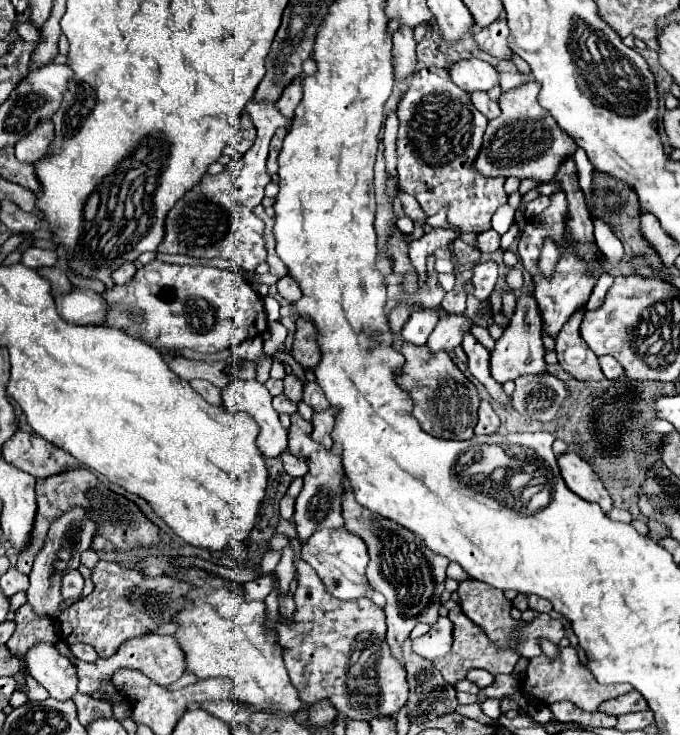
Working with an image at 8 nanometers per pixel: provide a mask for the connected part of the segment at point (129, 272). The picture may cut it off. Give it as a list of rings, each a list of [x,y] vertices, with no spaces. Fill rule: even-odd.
[[[123,264],[119,270],[115,270],[113,274],[111,274],[111,278],[113,278],[113,282],[115,284],[123,284],[123,282],[127,282],[129,278],[133,278],[133,274],[137,272],[137,268],[135,268],[135,264]]]

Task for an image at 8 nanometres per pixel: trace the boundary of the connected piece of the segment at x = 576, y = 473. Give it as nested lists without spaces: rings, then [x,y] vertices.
[[[565,452],[557,456],[557,464],[561,468],[561,476],[571,492],[581,496],[587,502],[595,502],[601,506],[603,512],[609,512],[613,508],[613,500],[603,486],[599,474],[575,452]]]

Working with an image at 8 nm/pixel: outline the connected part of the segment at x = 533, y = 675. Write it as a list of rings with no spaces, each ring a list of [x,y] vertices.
[[[573,646],[567,648],[559,648],[557,658],[549,658],[549,660],[539,660],[533,658],[529,662],[527,674],[525,674],[525,682],[523,682],[523,692],[529,694],[535,700],[541,700],[545,704],[553,704],[559,700],[571,700],[575,706],[579,706],[585,712],[595,712],[599,708],[601,702],[627,694],[633,688],[629,684],[615,684],[615,686],[603,686],[599,682],[595,682],[593,674],[579,662],[577,658],[577,650]]]

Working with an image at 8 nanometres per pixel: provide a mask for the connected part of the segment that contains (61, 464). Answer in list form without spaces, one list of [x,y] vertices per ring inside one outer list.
[[[21,430],[5,442],[3,458],[35,478],[47,478],[51,474],[63,472],[65,468],[79,466],[65,450],[51,446],[37,434],[27,434]]]

